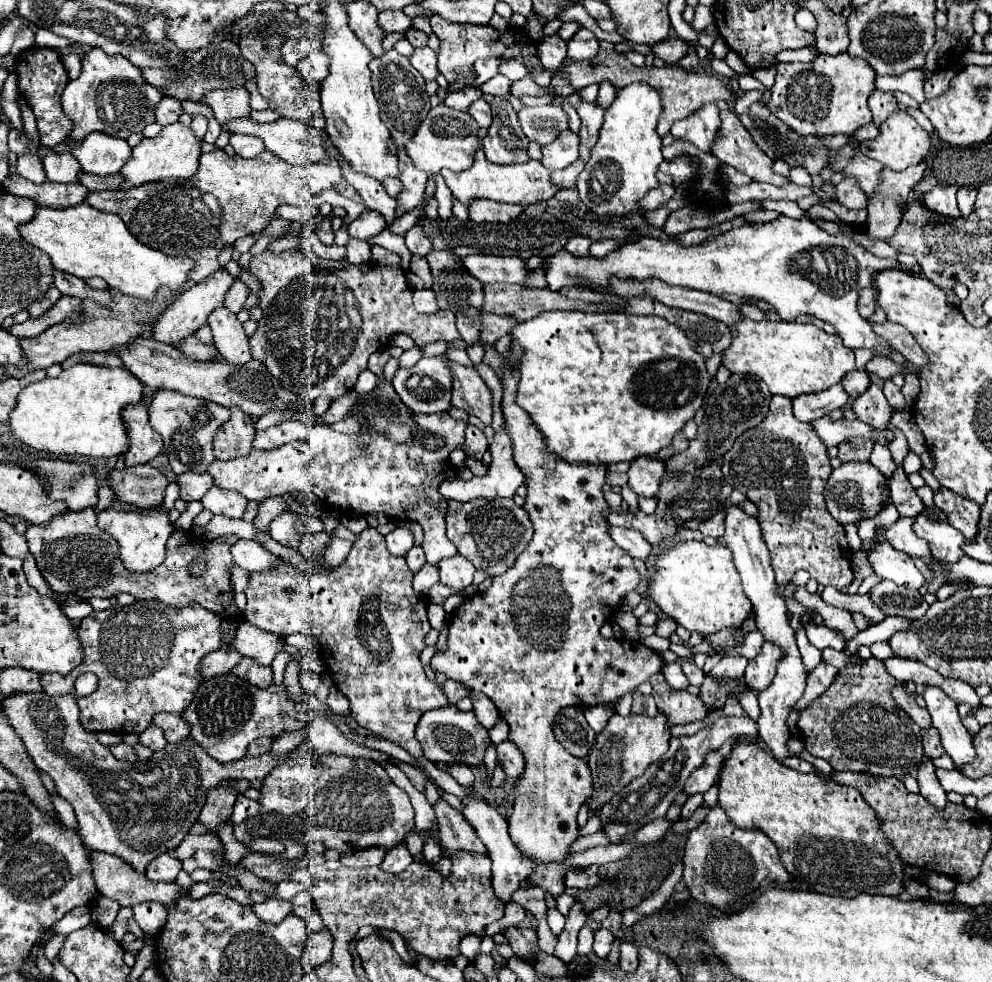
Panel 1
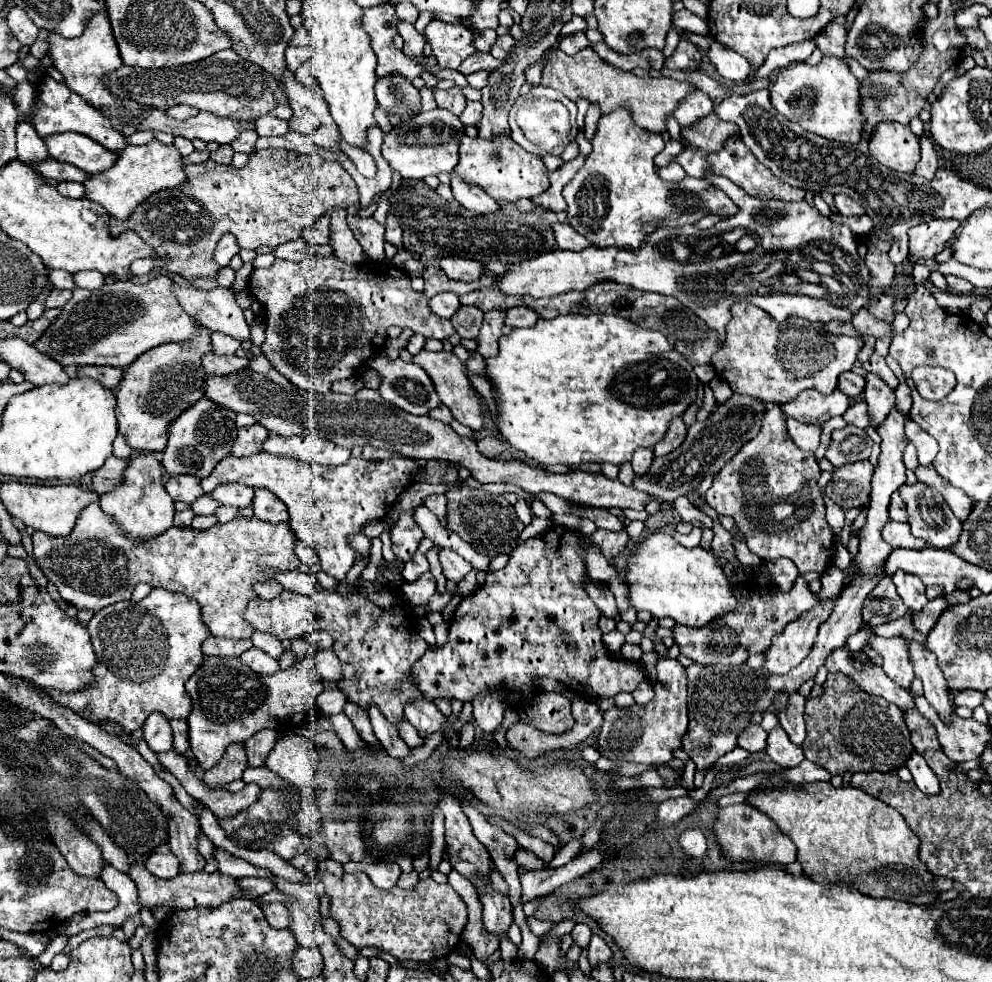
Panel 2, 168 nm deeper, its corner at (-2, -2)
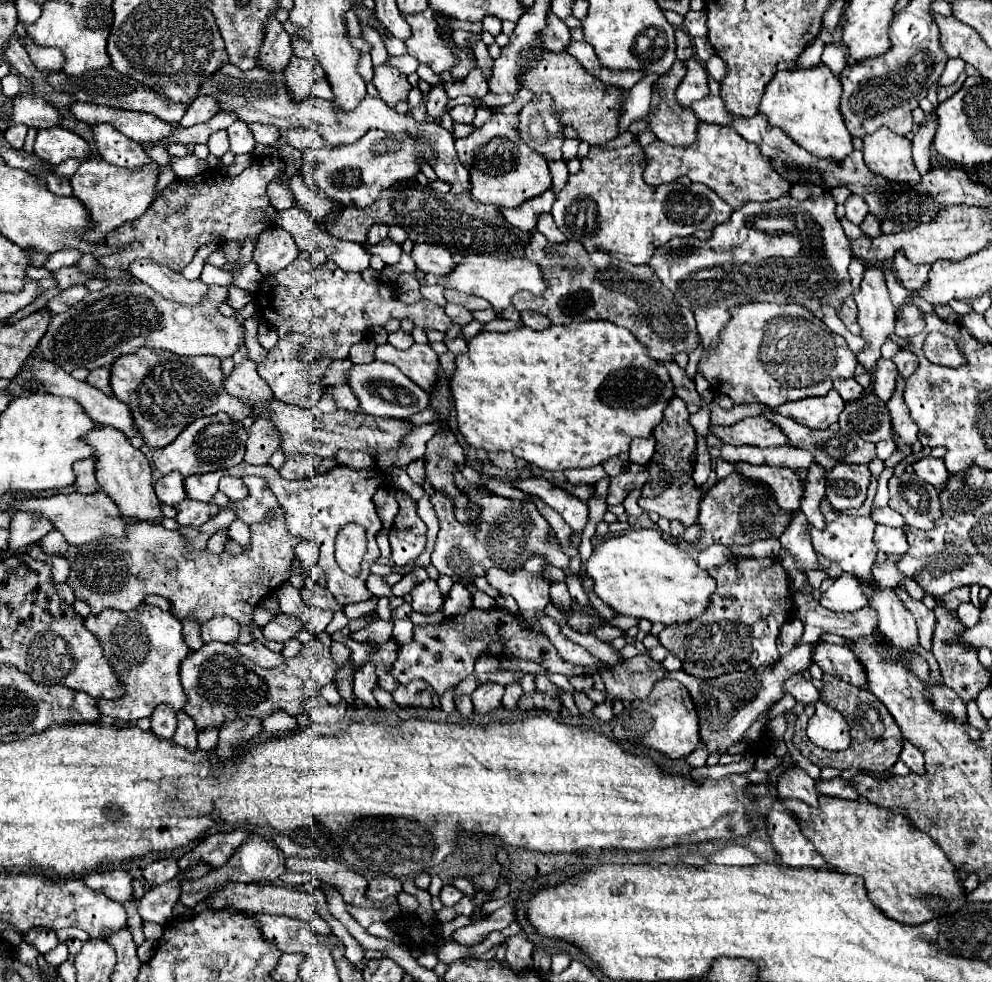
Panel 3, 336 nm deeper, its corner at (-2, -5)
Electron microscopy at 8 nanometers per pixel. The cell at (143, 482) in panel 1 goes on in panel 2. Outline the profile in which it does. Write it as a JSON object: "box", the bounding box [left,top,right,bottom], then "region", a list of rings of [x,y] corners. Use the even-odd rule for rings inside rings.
{"box":[93,456,127,494],"region":[[[109,456],[105,460],[105,464],[97,472],[93,472],[93,492],[105,494],[107,490],[113,490],[113,486],[117,486],[121,482],[125,468],[127,468],[125,460]]]}

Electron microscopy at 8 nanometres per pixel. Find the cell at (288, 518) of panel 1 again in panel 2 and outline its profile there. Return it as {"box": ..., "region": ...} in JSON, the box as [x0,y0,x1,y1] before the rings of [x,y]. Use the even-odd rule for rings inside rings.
{"box":[33,504,299,638],"region":[[[99,504],[87,506],[83,514],[79,516],[77,528],[67,538],[51,538],[49,534],[35,532],[33,534],[33,556],[39,562],[43,574],[59,588],[59,594],[63,600],[73,604],[77,610],[93,610],[99,612],[101,608],[129,600],[133,594],[133,588],[139,582],[153,584],[155,588],[165,588],[173,594],[185,594],[191,600],[195,600],[203,608],[203,622],[213,632],[219,634],[219,638],[251,638],[255,628],[245,622],[245,610],[251,600],[257,598],[253,592],[253,584],[257,582],[269,582],[275,574],[283,570],[295,570],[299,566],[299,558],[293,552],[295,536],[291,534],[291,528],[287,522],[281,524],[269,524],[255,516],[251,518],[233,518],[225,524],[215,524],[207,530],[193,530],[171,526],[163,534],[145,540],[133,540],[127,538],[127,534],[113,522],[109,514],[103,514]]]}

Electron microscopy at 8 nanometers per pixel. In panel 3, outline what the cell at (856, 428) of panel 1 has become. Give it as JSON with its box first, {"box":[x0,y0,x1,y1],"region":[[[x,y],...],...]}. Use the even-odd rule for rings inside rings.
{"box":[711,417,789,449],"region":[[[747,417],[731,427],[711,427],[711,431],[723,441],[731,445],[757,445],[761,449],[789,445],[787,437],[771,425],[765,417]]]}

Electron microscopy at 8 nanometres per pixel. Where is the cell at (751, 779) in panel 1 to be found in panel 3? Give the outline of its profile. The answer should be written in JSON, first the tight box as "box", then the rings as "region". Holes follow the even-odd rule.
{"box":[781,795,965,925],"region":[[[821,795],[819,813],[811,813],[811,807],[799,799],[781,799],[781,803],[793,813],[801,833],[815,845],[833,871],[863,877],[869,899],[887,917],[917,925],[953,913],[965,903],[955,867],[943,849],[927,833],[915,829],[907,817],[865,799],[861,803]]]}

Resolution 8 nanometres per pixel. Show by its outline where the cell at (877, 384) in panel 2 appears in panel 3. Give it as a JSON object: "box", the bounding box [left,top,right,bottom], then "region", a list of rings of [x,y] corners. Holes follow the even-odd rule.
{"box":[873,359,897,403],"region":[[[879,359],[873,373],[873,393],[883,403],[887,403],[895,391],[895,377],[897,377],[895,363],[891,359]]]}

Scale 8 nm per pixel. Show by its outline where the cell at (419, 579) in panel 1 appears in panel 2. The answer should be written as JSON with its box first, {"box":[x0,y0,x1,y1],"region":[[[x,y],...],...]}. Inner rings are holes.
{"box":[401,572,437,606],"region":[[[431,572],[423,574],[423,576],[421,576],[417,582],[413,582],[413,584],[403,584],[403,586],[401,586],[401,594],[405,596],[405,600],[409,600],[409,602],[415,604],[415,606],[427,604],[427,600],[435,594],[435,590],[437,590],[437,582],[435,582],[435,578],[433,578]]]}

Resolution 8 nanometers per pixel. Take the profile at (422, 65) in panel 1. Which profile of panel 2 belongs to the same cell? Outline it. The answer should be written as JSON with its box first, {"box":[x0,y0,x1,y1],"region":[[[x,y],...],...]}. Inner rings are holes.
{"box":[397,22,425,58],"region":[[[397,22],[397,32],[401,34],[401,38],[405,40],[403,44],[403,52],[413,58],[413,56],[423,56],[423,46],[425,46],[425,36],[421,32],[415,30],[413,24],[407,22]]]}

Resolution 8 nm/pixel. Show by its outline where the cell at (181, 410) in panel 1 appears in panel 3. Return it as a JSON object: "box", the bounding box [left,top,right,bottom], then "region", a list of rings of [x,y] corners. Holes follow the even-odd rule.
{"box":[153,413,247,477],"region":[[[227,413],[201,417],[201,419],[195,419],[189,427],[185,427],[171,445],[155,449],[153,465],[161,471],[161,475],[179,471],[183,477],[227,469],[227,467],[233,467],[243,461],[245,441],[247,441],[247,431],[245,431],[243,423],[231,421],[231,417]]]}

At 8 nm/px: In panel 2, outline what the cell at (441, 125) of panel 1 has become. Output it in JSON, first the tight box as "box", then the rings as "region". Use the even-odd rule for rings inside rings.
{"box":[381,108,463,178],"region":[[[435,108],[431,112],[419,112],[413,122],[399,124],[383,136],[381,154],[401,178],[425,178],[429,174],[451,172],[459,160],[459,134],[463,134],[463,124],[449,110]]]}

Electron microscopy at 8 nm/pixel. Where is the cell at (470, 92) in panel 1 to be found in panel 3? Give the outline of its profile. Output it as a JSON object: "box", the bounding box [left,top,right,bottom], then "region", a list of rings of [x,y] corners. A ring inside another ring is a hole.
{"box":[427,85,449,119],"region":[[[441,85],[433,87],[429,91],[429,99],[427,99],[427,113],[433,117],[433,119],[439,119],[443,113],[447,113],[447,103],[449,103],[449,97],[445,93],[445,89]]]}

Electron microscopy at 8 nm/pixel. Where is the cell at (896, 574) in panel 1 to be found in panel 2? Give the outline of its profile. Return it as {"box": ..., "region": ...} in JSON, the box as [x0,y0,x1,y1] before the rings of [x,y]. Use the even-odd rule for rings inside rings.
{"box":[893,574,929,614],"region":[[[895,574],[893,576],[893,584],[897,586],[897,594],[901,596],[901,600],[905,602],[905,606],[909,608],[911,614],[917,614],[925,608],[925,604],[929,602],[925,596],[925,584],[915,578],[913,574]]]}

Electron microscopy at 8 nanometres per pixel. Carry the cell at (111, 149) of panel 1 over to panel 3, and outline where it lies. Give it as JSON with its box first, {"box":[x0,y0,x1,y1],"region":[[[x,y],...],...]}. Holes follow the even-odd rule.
{"box":[35,127,91,165],"region":[[[51,127],[51,129],[39,129],[35,139],[35,153],[45,159],[51,165],[59,165],[67,159],[87,159],[91,153],[89,143],[63,129],[63,127]]]}

